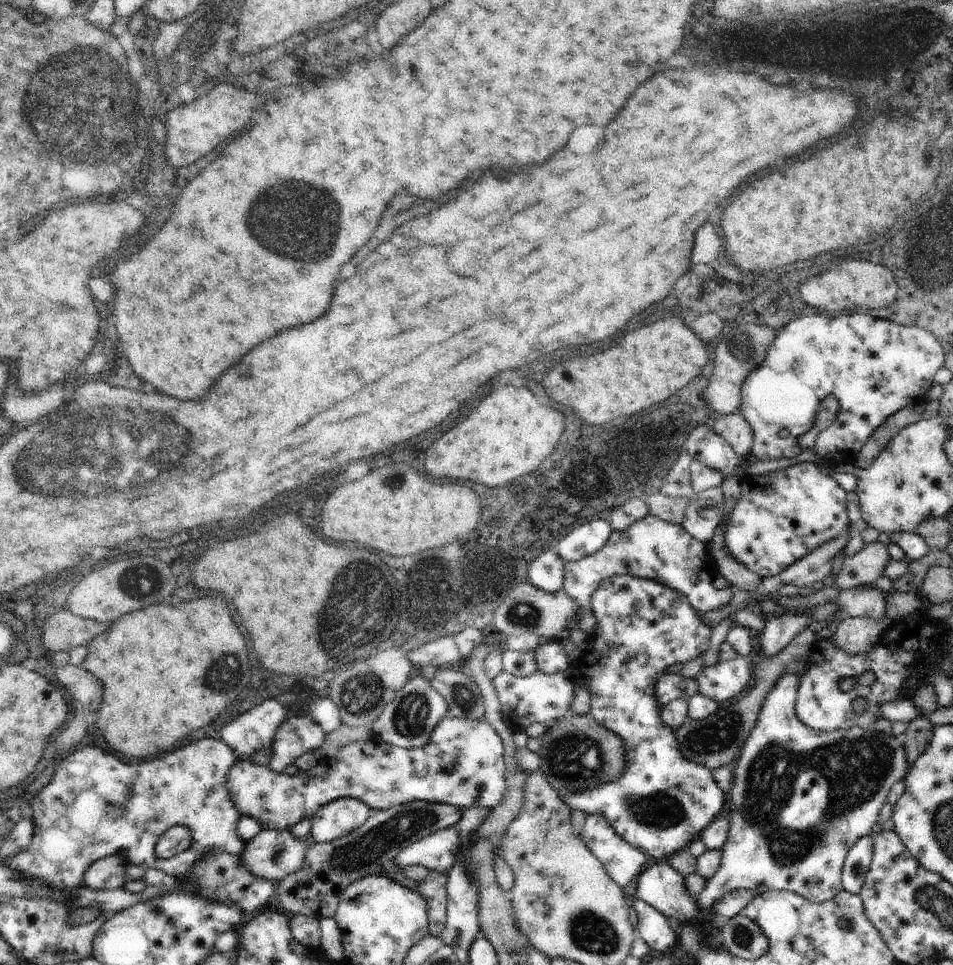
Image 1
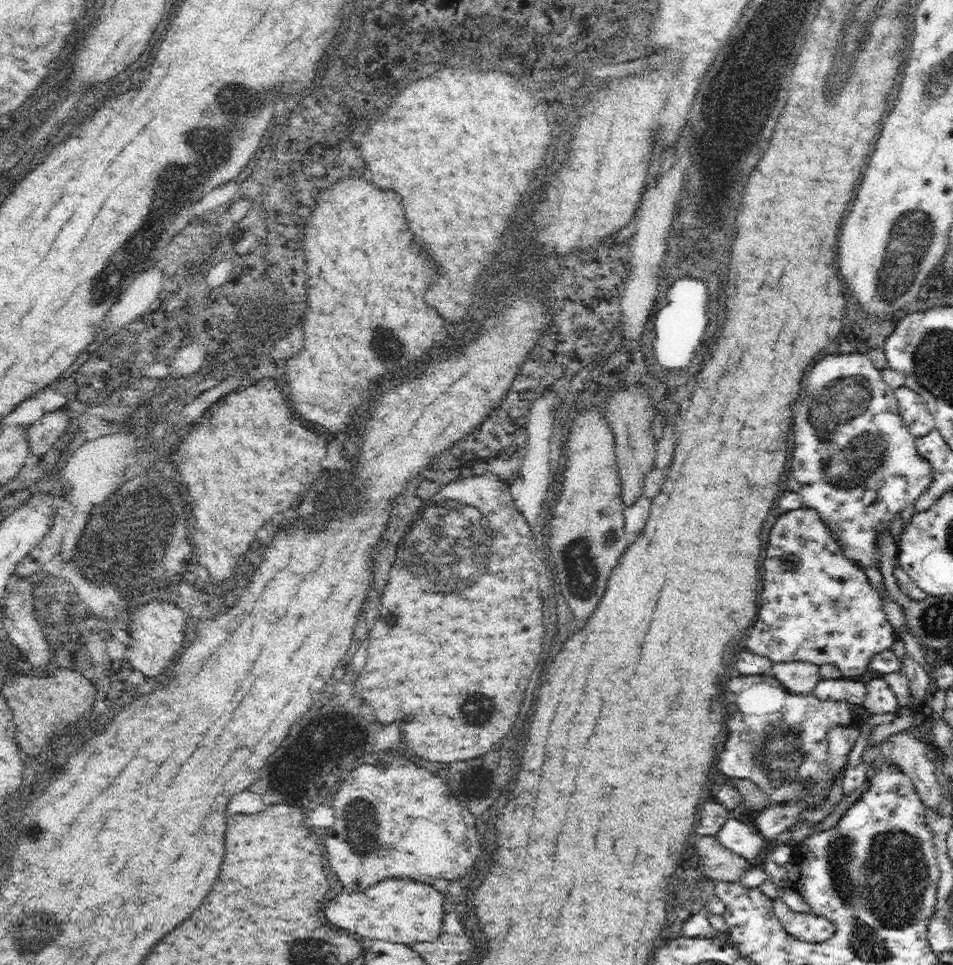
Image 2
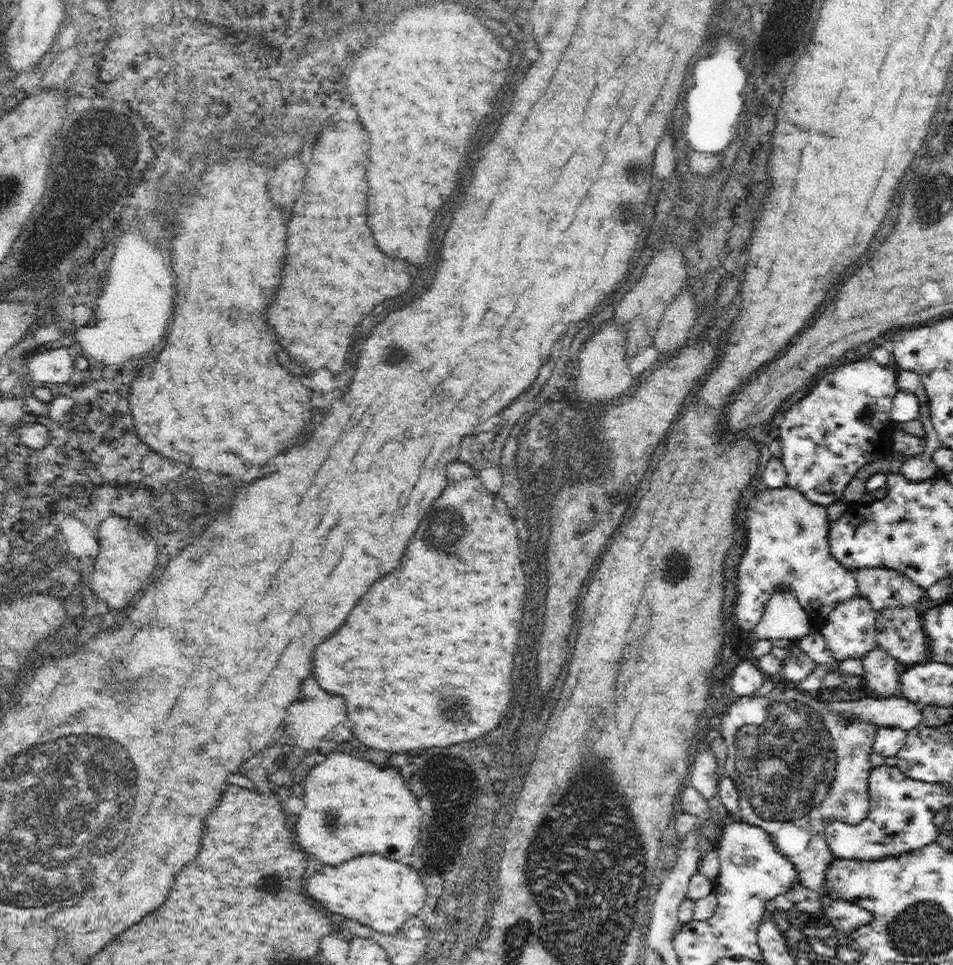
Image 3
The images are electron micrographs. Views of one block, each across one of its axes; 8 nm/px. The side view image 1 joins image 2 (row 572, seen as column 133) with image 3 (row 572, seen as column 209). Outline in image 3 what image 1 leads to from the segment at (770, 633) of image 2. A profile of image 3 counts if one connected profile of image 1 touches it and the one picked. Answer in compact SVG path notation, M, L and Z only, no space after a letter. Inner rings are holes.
M786 486L778 490L768 488L756 494L746 510L746 528L748 546L738 564L736 600L736 620L744 632L752 634L778 586L788 586L788 590L796 592L796 598L804 606L818 634L840 602L860 594L856 572L846 570L834 556L830 556L830 516L826 506L810 502L800 490Z

